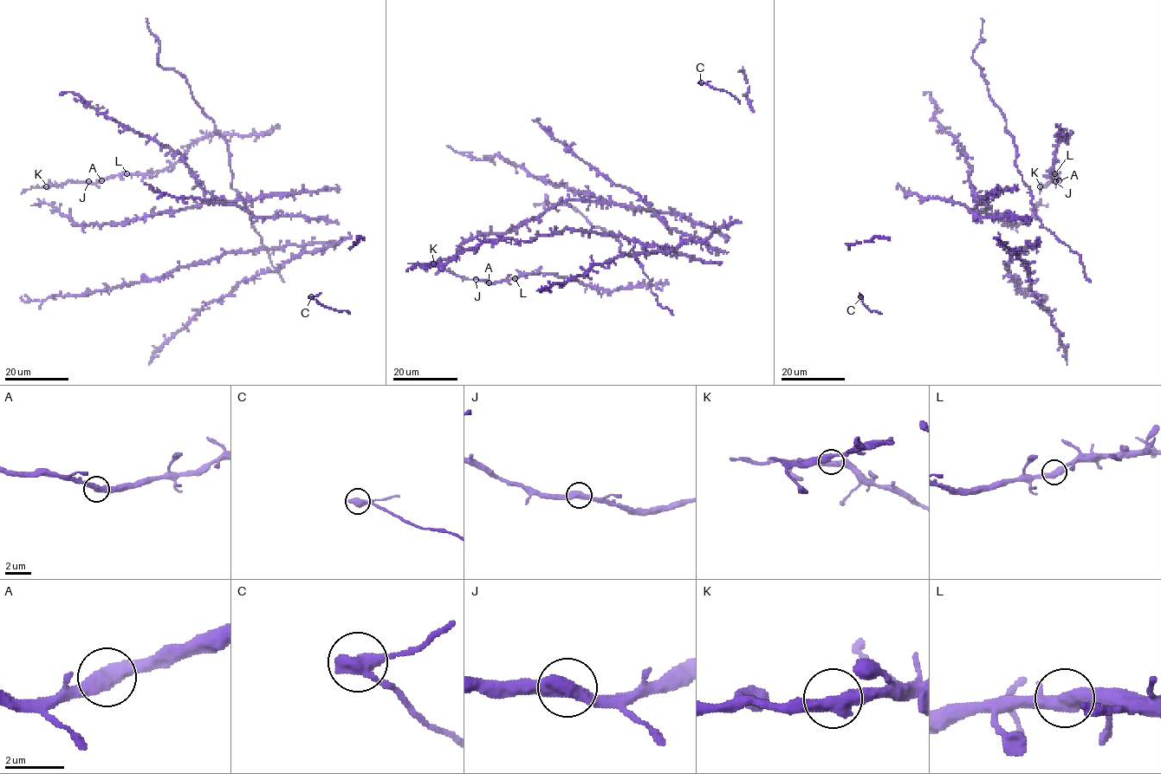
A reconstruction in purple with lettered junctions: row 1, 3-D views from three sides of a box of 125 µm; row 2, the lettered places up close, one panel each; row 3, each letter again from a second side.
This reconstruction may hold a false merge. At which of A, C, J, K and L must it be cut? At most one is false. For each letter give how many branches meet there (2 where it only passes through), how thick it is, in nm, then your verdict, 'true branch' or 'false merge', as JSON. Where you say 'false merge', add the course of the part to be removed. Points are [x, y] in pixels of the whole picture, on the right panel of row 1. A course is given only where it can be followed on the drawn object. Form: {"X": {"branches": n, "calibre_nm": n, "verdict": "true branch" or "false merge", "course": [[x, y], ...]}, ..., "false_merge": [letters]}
{"A": {"branches": 2, "calibre_nm": 480, "verdict": "true branch"}, "C": {"branches": 2, "calibre_nm": 460, "verdict": "false merge"}, "J": {"branches": 2, "calibre_nm": 480, "verdict": "true branch"}, "K": {"branches": 2, "calibre_nm": 440, "verdict": "true branch"}, "L": {"branches": 2, "calibre_nm": 480, "verdict": "true branch"}, "false_merge": ["C"]}

